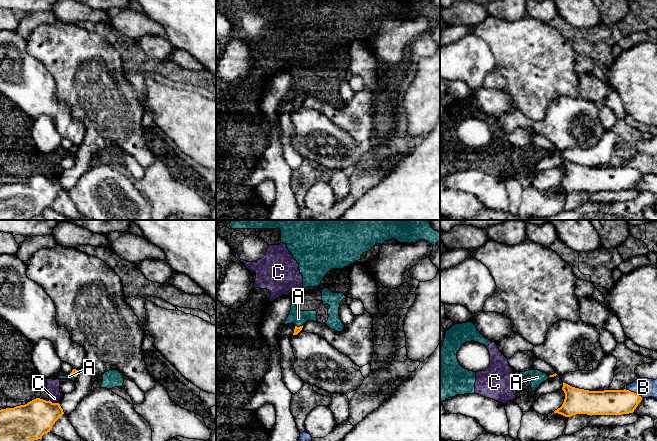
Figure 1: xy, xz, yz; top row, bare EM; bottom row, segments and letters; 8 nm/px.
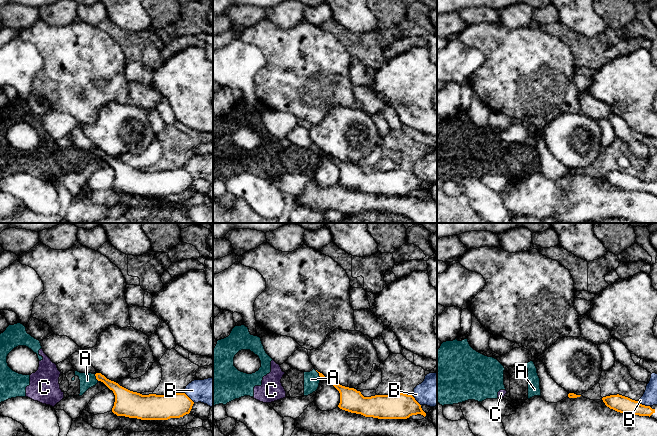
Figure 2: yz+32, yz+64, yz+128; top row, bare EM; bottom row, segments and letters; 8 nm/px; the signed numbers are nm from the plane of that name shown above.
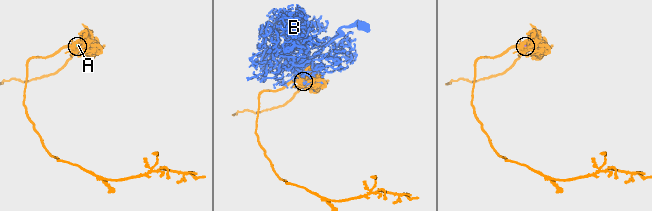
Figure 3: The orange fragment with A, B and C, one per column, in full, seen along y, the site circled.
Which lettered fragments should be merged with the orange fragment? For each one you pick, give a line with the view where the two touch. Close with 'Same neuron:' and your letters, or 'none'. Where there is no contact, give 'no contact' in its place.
Same neuron: none

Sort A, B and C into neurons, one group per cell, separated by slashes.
A C / B

